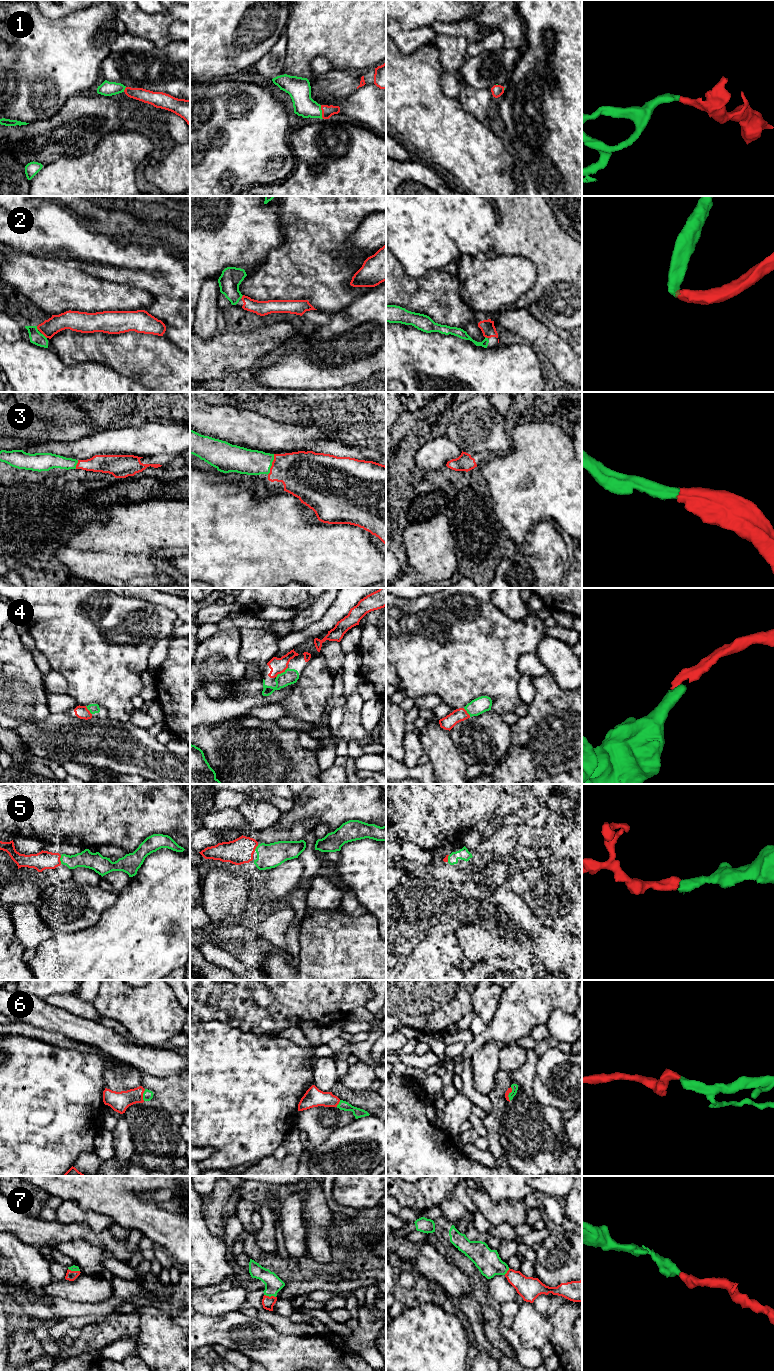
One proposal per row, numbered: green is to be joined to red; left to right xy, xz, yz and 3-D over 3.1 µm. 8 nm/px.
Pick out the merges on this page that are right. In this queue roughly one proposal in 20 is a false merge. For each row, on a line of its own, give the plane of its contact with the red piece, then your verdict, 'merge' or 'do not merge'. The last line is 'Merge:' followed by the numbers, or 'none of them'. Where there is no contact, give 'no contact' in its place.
1: contact in xz; merge
2: contact in xy; merge
3: contact in xz; merge
4: contact in xz; merge
5: contact in xy; merge
6: contact in xy; merge
7: contact in xz; merge
Merge: 1, 2, 3, 4, 5, 6, 7

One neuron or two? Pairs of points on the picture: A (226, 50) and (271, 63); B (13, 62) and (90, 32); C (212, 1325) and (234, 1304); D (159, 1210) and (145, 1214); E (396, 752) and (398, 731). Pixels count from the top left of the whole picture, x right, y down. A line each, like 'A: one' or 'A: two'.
A: two
B: one
C: two
D: one
E: one

